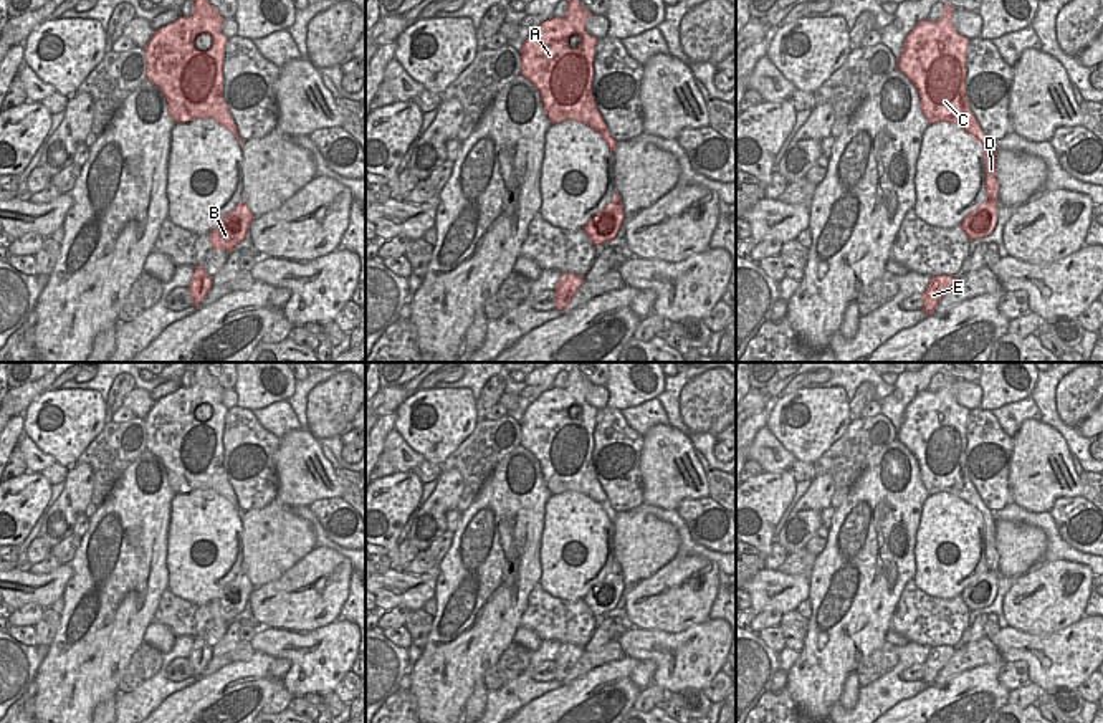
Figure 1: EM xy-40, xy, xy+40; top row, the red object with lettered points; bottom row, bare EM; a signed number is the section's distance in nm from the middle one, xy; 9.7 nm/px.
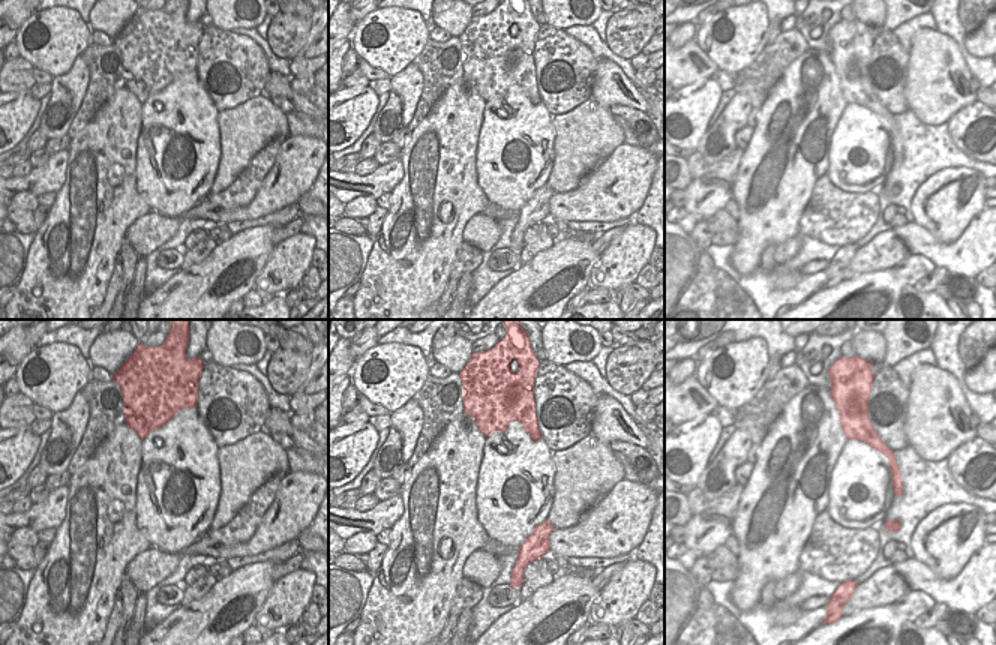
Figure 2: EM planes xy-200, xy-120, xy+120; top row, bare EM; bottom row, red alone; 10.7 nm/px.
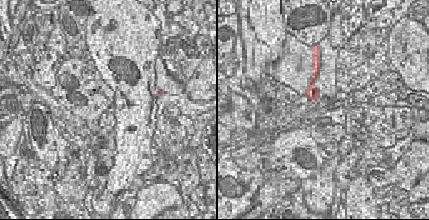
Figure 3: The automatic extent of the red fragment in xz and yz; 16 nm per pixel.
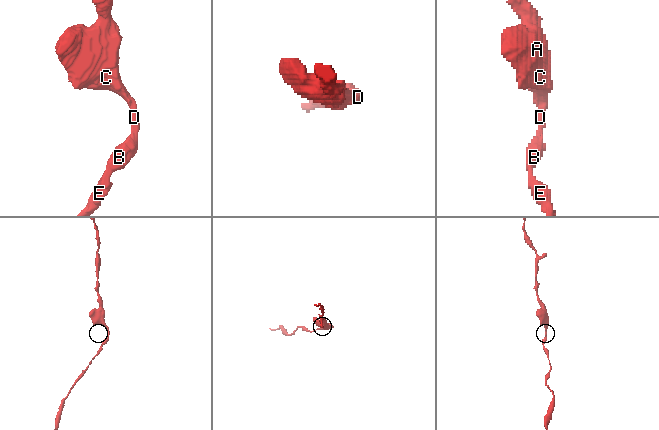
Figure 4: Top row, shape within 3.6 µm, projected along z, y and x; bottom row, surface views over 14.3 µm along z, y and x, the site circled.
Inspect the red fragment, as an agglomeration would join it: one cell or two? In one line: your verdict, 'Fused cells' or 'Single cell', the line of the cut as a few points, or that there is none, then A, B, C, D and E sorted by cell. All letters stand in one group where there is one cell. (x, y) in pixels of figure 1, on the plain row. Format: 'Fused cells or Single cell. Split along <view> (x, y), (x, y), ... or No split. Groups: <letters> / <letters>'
Single cell. No split. Groups: A B C D E

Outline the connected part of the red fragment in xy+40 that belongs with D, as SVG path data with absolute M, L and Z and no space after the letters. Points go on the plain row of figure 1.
M944 372L944 384L938 392L919 392L908 404L896 438L914 455L929 495L939 491L956 495L984 518L987 571L961 592L967 609L979 610L989 607L997 594L996 518L969 480L966 467L969 410L954 399L953 382L954 377Z

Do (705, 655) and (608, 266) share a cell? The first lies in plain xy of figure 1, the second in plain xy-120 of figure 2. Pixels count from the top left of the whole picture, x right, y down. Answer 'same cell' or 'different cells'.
same cell

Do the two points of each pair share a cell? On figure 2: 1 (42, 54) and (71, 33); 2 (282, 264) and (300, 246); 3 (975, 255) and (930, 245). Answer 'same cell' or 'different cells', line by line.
1: same cell
2: same cell
3: same cell

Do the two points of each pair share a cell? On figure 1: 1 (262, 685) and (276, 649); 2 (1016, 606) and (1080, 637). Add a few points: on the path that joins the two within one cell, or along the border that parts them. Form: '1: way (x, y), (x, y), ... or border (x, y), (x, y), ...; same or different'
1: border (255, 651), (270, 654), (275, 659); different
2: border (1083, 614), (1050, 634), (1024, 632); different

